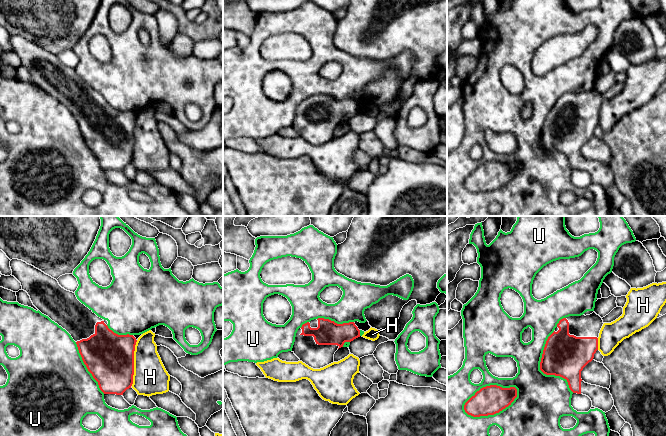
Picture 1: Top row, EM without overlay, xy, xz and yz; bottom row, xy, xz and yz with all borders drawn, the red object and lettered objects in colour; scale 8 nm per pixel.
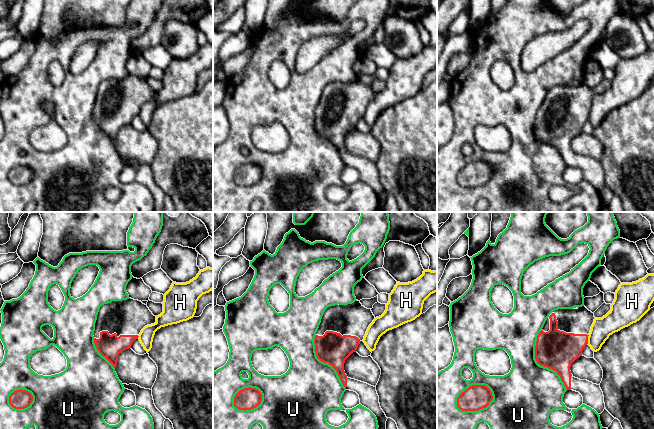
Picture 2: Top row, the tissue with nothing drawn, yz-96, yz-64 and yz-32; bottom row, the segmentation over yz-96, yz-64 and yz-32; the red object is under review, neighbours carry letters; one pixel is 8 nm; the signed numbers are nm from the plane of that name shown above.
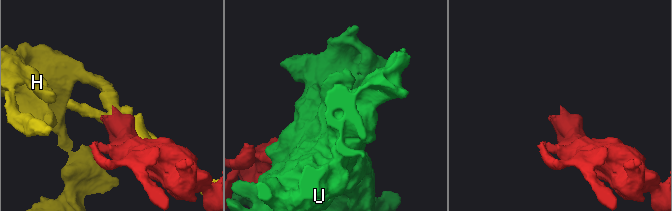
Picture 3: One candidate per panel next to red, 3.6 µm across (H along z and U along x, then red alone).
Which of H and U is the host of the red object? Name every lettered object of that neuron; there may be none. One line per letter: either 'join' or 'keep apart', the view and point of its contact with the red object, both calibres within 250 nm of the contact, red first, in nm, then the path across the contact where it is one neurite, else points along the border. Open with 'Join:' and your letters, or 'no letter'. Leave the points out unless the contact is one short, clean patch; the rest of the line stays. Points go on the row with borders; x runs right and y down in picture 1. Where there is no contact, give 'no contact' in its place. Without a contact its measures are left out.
Join: no letter
H: keep apart; contact xy (133, 363); calibres 400 and 280 nm
U: keep apart; contact yz (488, 386); calibres 240 and 240 nm

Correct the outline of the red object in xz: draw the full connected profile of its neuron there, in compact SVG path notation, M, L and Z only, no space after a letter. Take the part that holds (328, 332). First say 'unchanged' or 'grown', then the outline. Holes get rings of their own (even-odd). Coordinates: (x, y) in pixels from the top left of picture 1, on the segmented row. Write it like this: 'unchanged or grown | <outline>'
grown | M318 318L298 329L292 352L309 367L320 369L334 362L335 352L345 342L358 337L360 330L354 322L337 324Z

